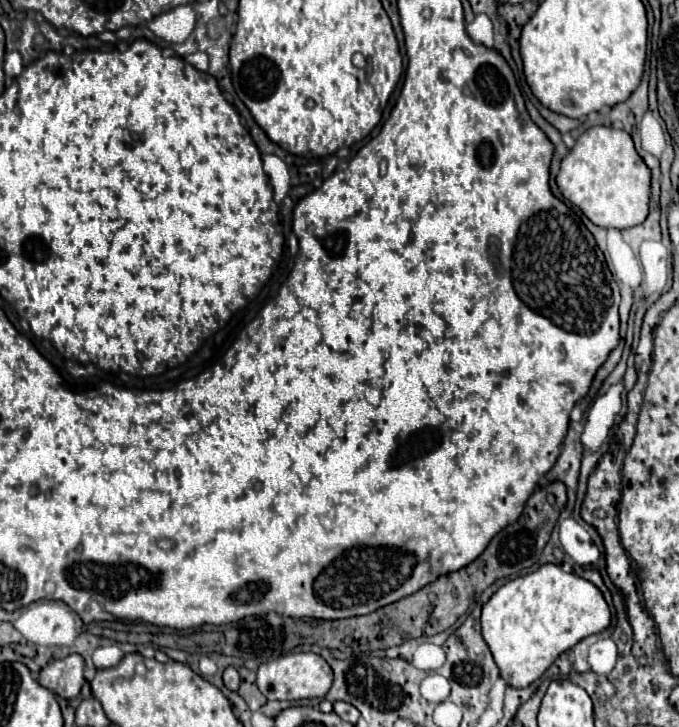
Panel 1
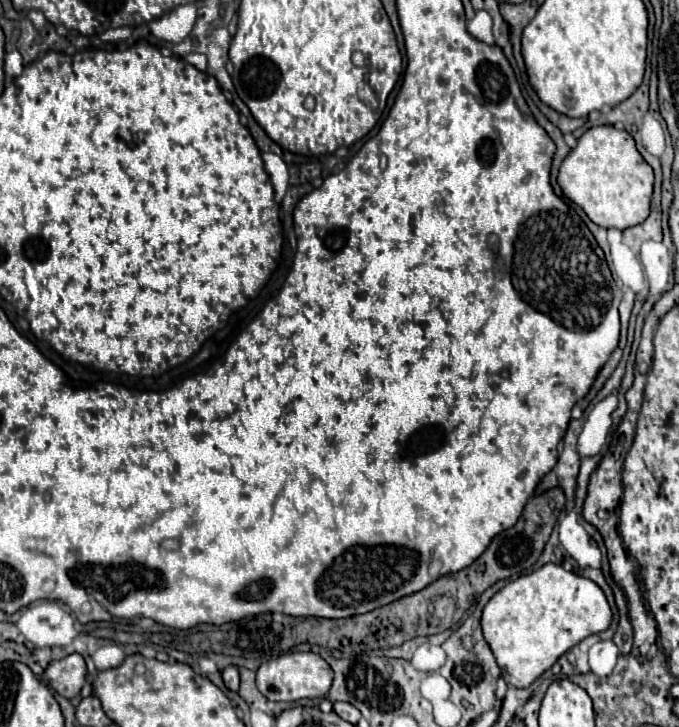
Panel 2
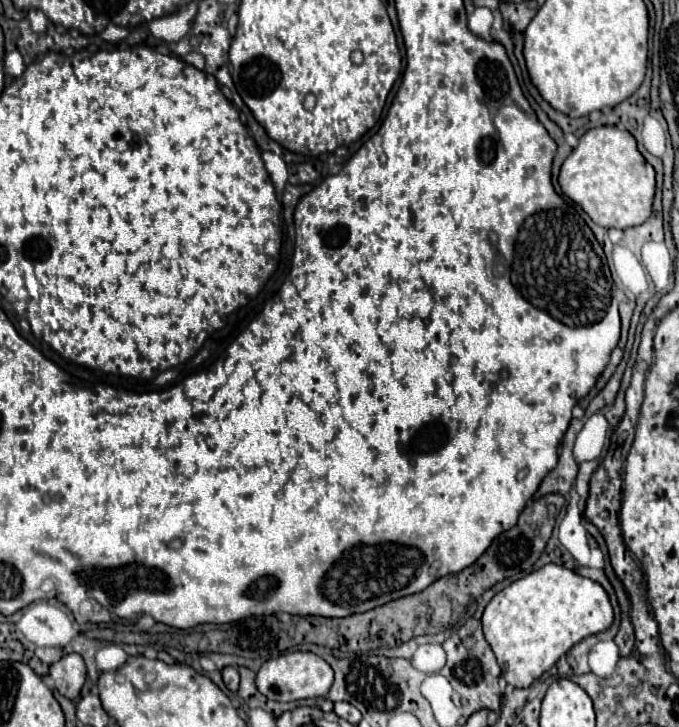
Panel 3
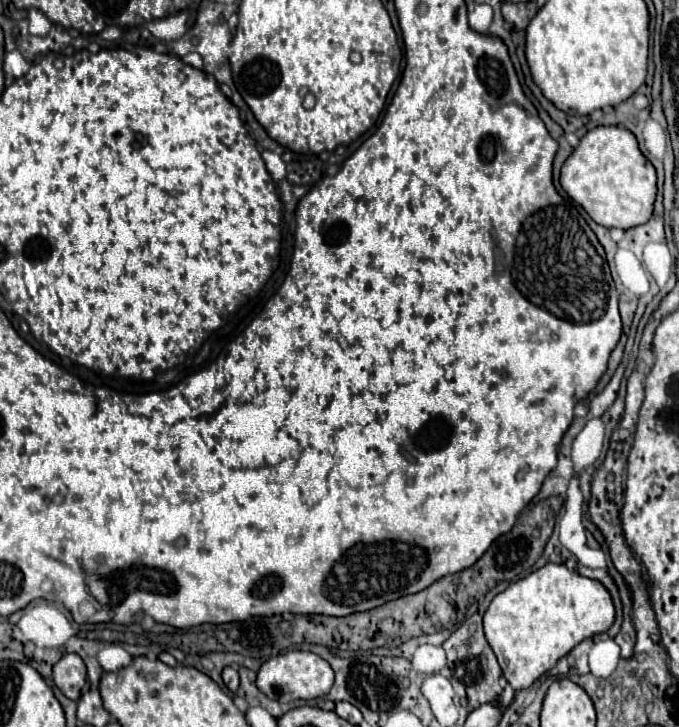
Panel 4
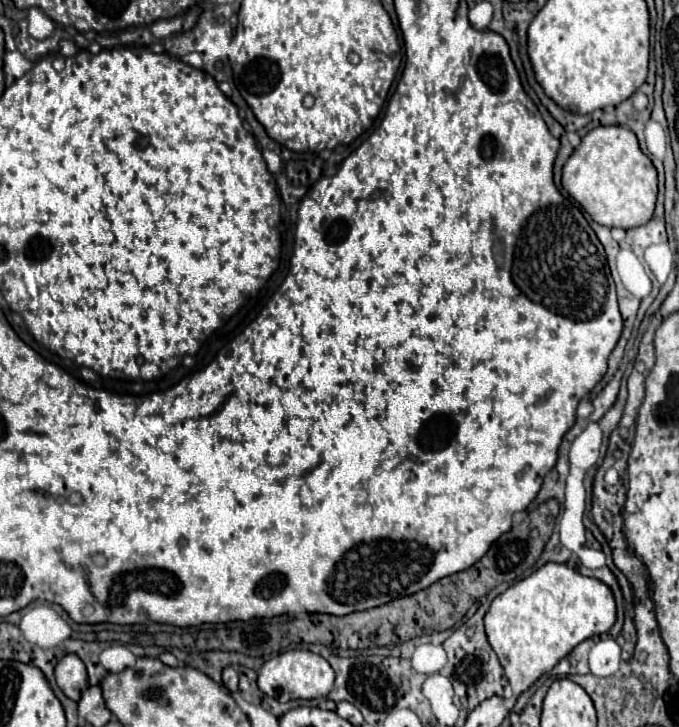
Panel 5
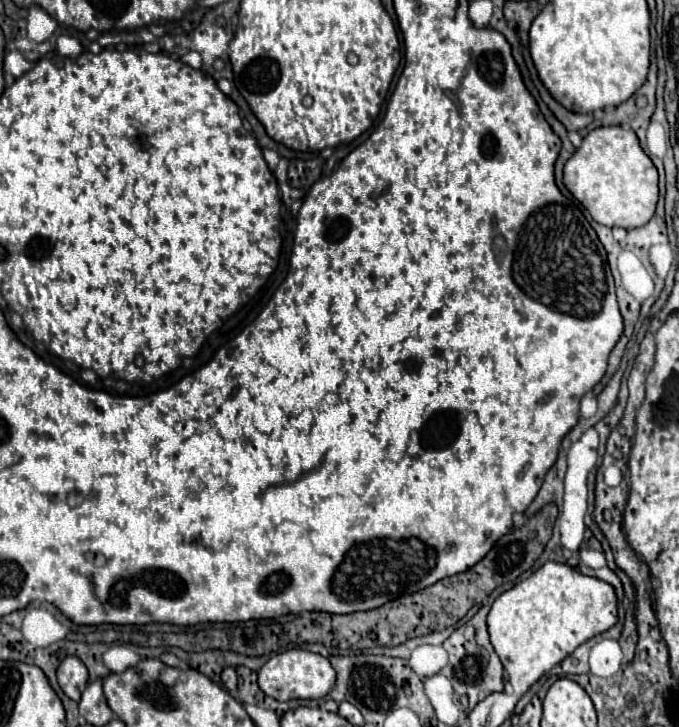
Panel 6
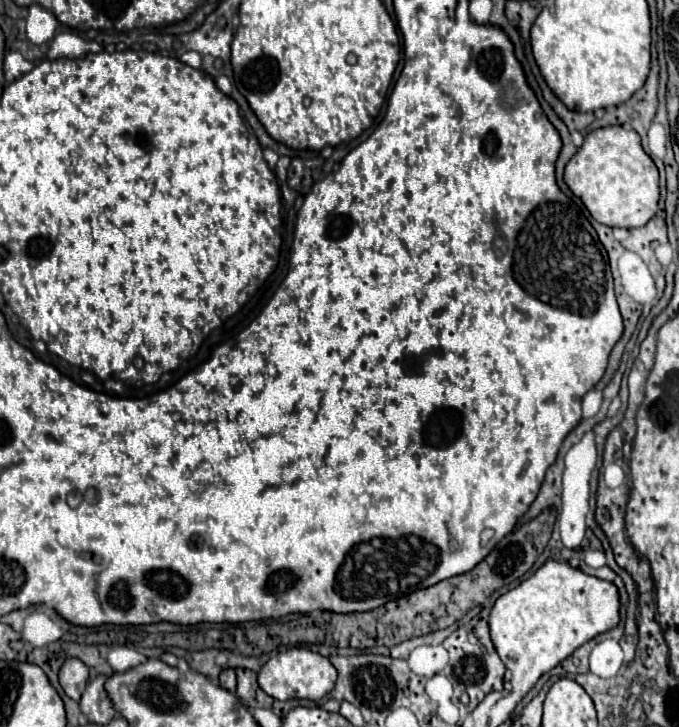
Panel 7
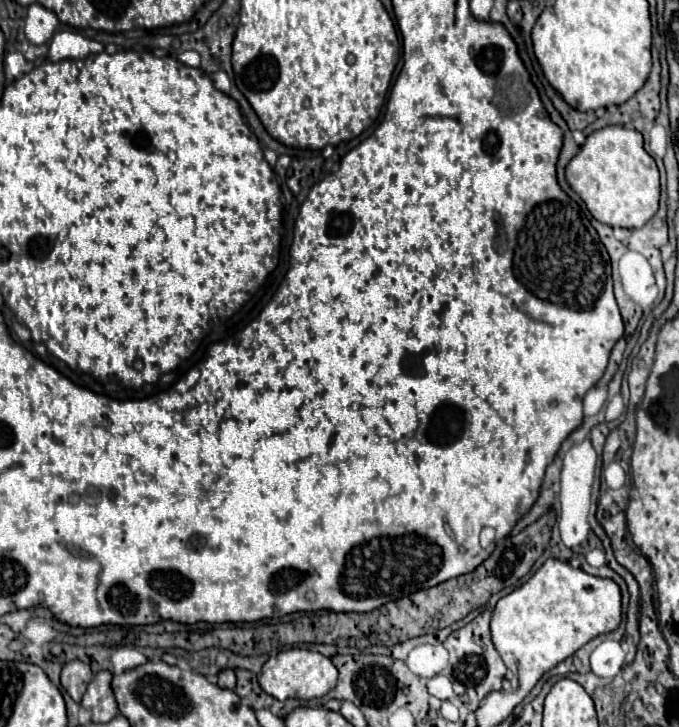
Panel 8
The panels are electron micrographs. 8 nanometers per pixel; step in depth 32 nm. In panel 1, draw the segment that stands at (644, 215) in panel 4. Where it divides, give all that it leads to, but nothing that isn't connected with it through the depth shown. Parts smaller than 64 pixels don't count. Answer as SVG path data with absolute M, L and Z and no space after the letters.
M612 126L586 130L560 164L556 184L566 200L576 204L596 226L632 228L646 220L650 202L650 168L638 156L630 134Z

